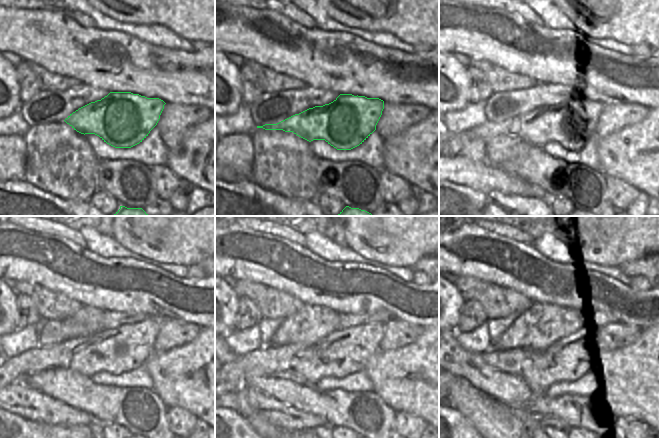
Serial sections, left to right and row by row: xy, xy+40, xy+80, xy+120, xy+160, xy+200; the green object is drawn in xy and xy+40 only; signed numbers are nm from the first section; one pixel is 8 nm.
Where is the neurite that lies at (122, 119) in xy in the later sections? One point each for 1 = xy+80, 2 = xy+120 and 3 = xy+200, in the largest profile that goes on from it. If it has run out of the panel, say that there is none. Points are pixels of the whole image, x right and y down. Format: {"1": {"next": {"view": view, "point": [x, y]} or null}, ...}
{"1": {"next": {"view": "xy+80", "point": [569, 124]}}, "2": {"next": {"view": "xy+120", "point": [118, 350]}}, "3": {"next": {"view": "xy+200", "point": [566, 360]}}}

